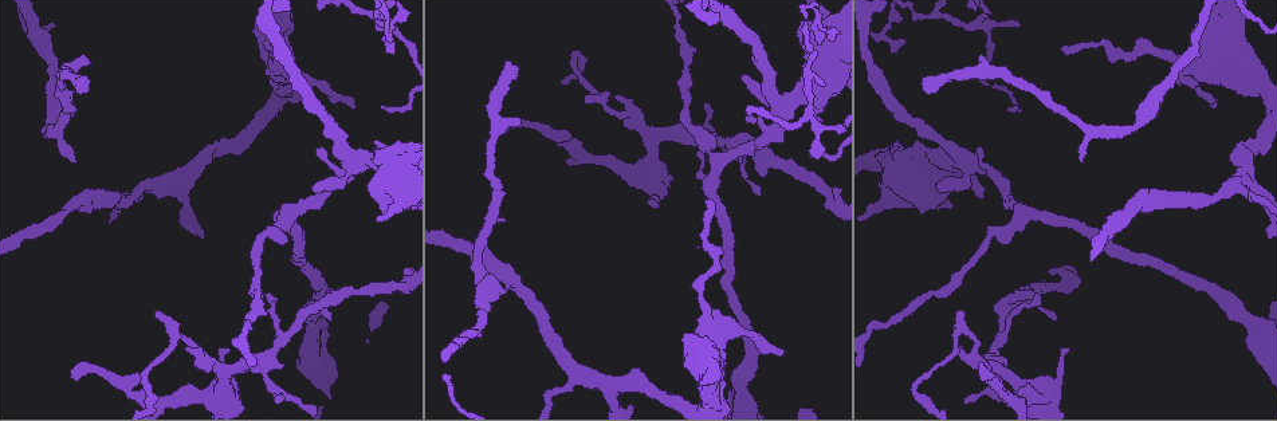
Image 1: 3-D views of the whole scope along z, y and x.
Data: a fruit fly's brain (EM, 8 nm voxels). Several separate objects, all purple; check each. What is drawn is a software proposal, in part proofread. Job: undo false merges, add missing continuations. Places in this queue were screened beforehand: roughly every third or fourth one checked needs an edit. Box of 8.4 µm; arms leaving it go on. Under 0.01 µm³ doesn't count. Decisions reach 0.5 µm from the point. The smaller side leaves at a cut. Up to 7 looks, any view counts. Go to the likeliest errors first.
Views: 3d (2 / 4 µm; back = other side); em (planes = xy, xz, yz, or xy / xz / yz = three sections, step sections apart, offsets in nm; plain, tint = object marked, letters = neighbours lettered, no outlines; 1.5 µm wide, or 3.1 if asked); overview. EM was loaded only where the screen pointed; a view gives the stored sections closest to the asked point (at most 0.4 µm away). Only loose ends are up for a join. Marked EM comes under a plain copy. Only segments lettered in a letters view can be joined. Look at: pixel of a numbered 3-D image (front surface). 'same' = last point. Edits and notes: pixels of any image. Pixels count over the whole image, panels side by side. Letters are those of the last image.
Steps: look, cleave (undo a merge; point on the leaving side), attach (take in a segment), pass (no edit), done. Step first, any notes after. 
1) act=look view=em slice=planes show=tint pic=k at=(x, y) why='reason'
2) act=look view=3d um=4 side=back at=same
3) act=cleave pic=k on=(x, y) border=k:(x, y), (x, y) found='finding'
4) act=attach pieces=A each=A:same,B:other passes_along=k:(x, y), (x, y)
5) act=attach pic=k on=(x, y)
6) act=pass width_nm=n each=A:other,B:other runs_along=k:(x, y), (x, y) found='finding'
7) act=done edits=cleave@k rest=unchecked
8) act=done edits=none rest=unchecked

act=look view=em slice=xy step=8 show=tint pic=1 at=(79, 90) why='free end'

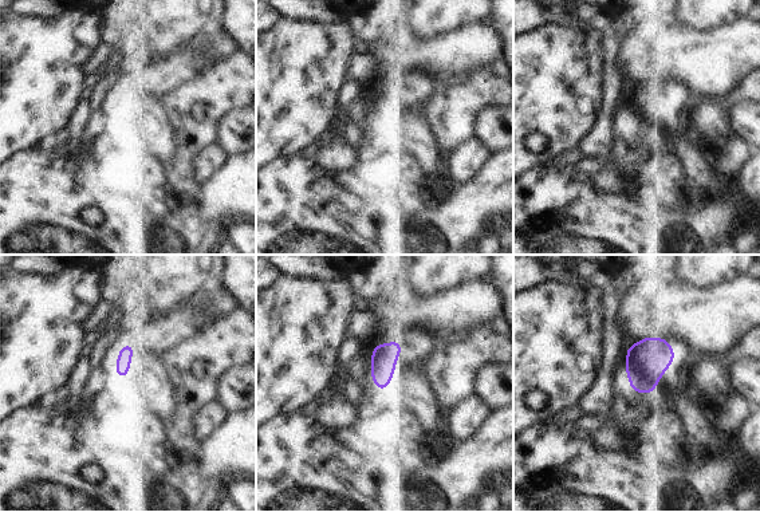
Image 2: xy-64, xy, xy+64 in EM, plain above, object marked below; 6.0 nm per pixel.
act=look view=em slice=planes show=letters at=same

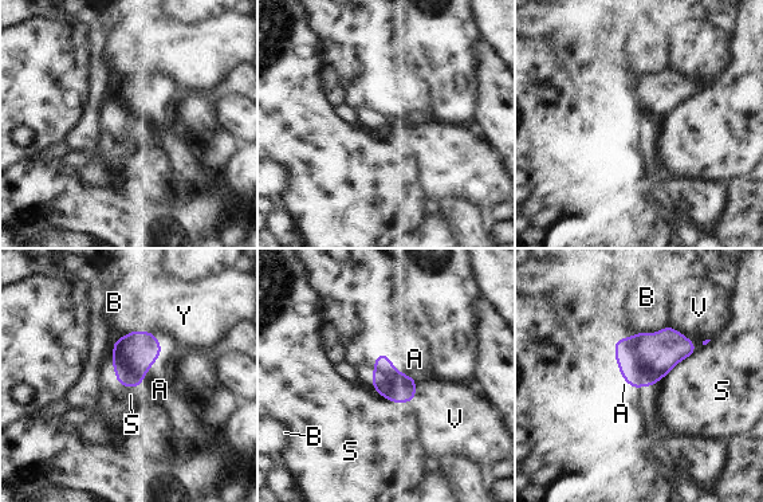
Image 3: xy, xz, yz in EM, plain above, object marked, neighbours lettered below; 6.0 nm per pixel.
act=pass width_nm=190 longest_contact=S:440nm each=A:other,B:other,S:other,V:other,Y:other found='none of them fits'

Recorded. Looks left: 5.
act=look view=em slice=xz step=8 show=letters pic=1 at=(979, 148) why='an open end'

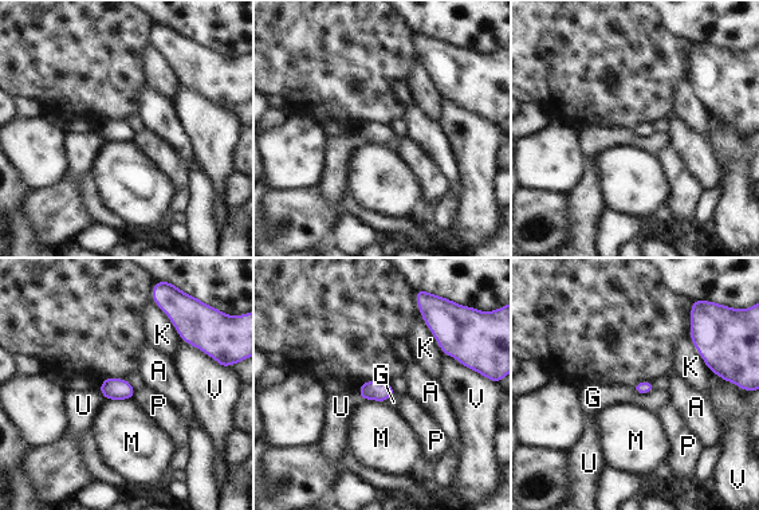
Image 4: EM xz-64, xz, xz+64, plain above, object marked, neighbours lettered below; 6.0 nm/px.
act=pass longest_contact=K:280nm each=A:other,G:other,K:other,M:other,P:other,U:other,V:other border=4:(97, 391), (106, 399) found='no lettered segment goes on from it'

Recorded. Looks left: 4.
act=look view=em slice=xy step=8 show=letters pic=1 at=(224, 349) why='an open end'

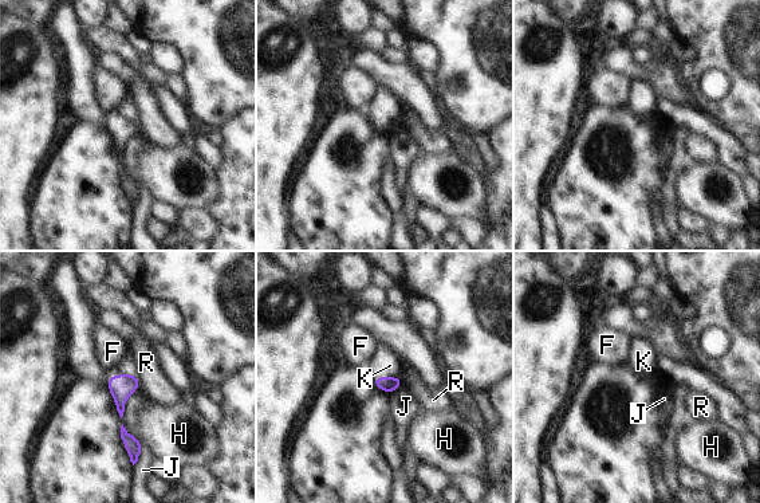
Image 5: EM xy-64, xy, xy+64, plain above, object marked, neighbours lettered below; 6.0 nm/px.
act=attach pieces=K width_nm=100 each=F:other,H:other,J:other,K:same,R:other passes_along=5:(386, 384), (388, 377), (386, 362) found='the neuron continues'

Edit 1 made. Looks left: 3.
act=done edits=attach@5 rest=unchecked

